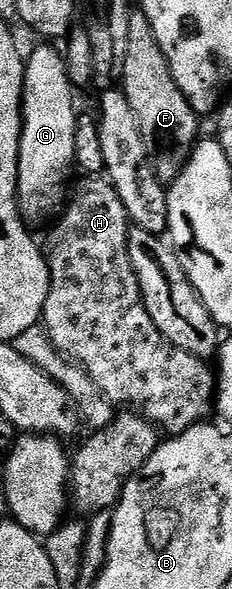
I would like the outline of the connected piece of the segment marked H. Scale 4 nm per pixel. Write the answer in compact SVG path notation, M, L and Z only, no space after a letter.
M81 177L81 180L76 183L77 180L72 184L71 194L68 196L59 218L48 228L50 231L45 243L43 239L45 264L49 266L49 292L47 293L43 316L44 331L60 355L65 356L89 375L91 381L98 387L103 399L109 400L111 404L118 408L121 406L121 409L128 409L130 412L142 415L144 419L149 420L154 427L160 429L166 436L176 437L192 432L213 411L214 372L213 375L209 372L210 364L206 360L196 359L191 353L179 349L174 343L164 339L159 333L159 329L155 329L155 321L151 321L151 313L147 313L145 302L141 300L141 290L139 289L139 281L135 277L135 269L131 269L131 253L127 249L131 226L129 214L127 209L123 209L123 201L119 201L119 193L115 190L113 184L105 177Z

